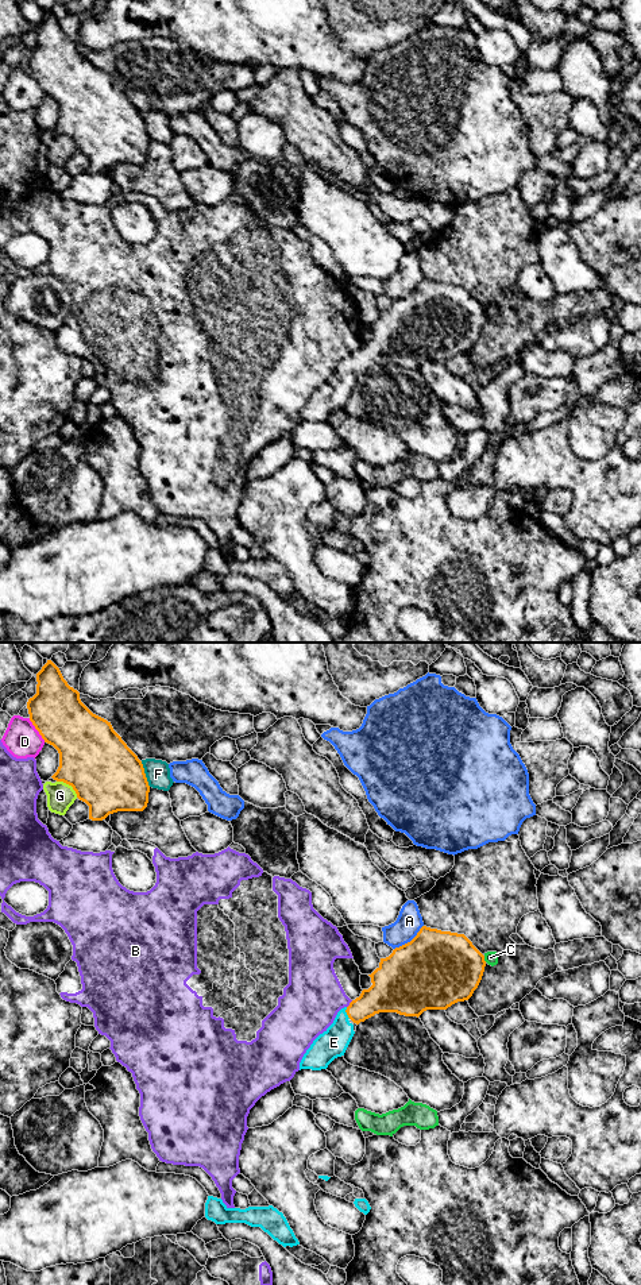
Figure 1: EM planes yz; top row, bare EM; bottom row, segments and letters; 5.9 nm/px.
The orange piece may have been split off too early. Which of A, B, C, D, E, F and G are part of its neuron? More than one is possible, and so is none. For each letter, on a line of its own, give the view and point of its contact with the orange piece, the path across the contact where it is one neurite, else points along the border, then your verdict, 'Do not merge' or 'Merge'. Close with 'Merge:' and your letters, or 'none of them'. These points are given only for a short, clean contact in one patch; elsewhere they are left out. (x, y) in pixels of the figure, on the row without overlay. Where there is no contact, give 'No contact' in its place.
A: Touches orange at yz (410, 293). Do not merge
B: Touches orange at yz (350, 357). Do not merge
C: Touches orange at yz (483, 311). Do not merge
D: Touches orange at yz (37, 81). Do not merge
E: Touches orange at yz (346, 363). Path across: yz (383, 347), (358, 363), (346, 363), (342, 382), (333, 394). Merge
F: Touches orange at yz (145, 126). Do not merge
G: Touches orange at yz (69, 137). Do not merge
Merge: E

